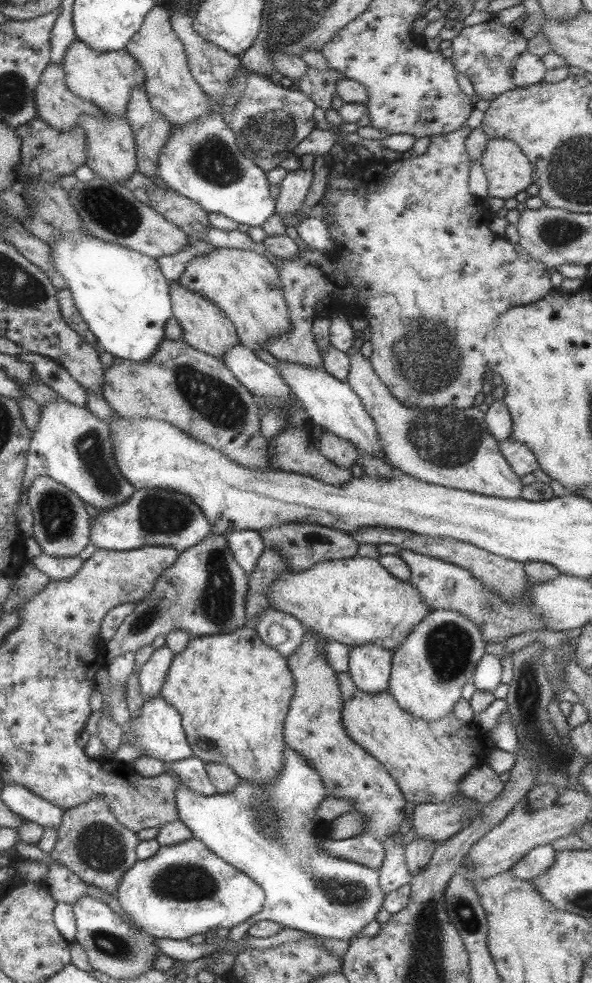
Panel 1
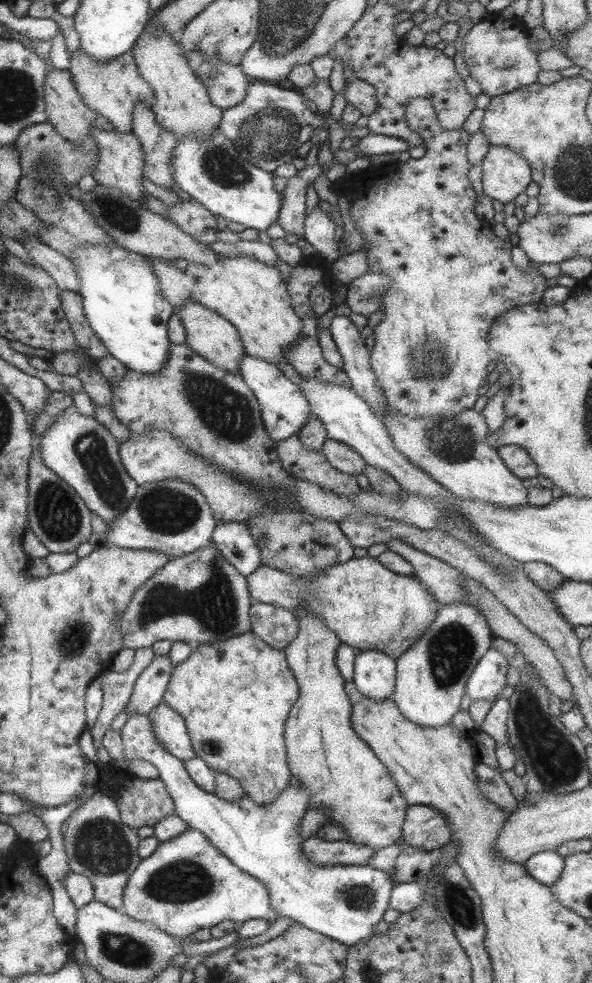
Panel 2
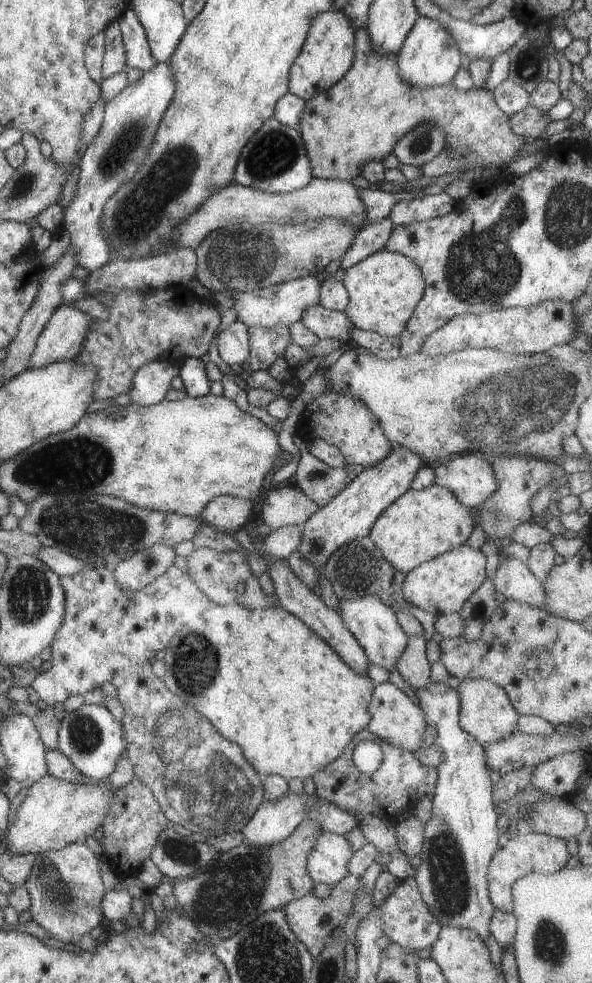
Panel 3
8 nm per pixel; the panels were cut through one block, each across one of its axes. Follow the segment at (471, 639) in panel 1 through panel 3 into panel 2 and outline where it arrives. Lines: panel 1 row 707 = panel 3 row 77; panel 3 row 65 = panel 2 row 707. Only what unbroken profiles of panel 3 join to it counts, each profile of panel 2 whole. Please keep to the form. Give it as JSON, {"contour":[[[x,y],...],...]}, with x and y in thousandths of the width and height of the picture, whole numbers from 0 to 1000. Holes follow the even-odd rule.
{"contour":[[[791,613],[740,614],[733,633],[713,647],[669,669],[669,696],[662,712],[686,732],[709,739],[740,741],[764,734],[780,747],[801,750],[807,743],[792,722],[777,720],[780,708],[801,679],[829,660],[833,643],[819,627]]]}

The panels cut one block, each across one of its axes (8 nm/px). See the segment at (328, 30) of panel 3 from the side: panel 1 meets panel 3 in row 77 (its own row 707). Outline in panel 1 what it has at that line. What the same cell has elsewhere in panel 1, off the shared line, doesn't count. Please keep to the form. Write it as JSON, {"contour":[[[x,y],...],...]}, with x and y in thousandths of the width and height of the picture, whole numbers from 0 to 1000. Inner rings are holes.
{"contour":[[[530,640],[517,641],[514,651],[486,668],[498,702],[481,730],[481,757],[514,769],[522,779],[530,779],[530,783],[544,789],[547,800],[557,804],[557,811],[601,816],[595,825],[606,825],[615,830],[611,836],[620,841],[618,847],[649,856],[655,848],[672,846],[682,836],[688,814],[649,778],[588,750],[578,738],[578,707],[569,685],[541,660],[541,653],[552,652]]]}

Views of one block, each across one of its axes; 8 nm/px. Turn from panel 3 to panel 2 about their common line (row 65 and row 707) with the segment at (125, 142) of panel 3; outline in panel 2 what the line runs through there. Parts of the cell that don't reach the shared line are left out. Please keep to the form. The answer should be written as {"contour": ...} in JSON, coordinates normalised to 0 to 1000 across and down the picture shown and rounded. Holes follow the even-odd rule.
{"contour":[[[275,713],[264,720],[257,720],[250,727],[260,750],[267,752],[267,756],[274,756],[280,765],[309,774],[333,769],[306,726]]]}

